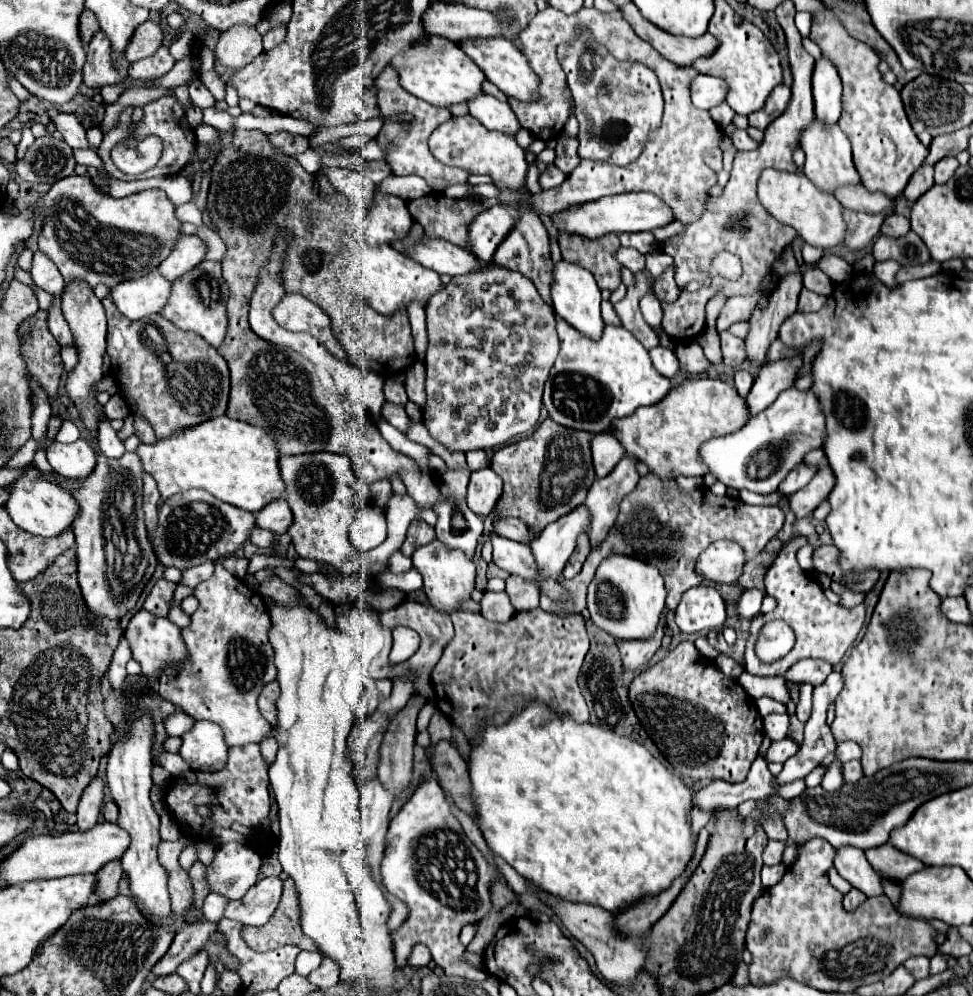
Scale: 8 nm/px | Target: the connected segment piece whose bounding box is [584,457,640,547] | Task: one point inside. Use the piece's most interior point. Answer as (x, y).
(603, 498)

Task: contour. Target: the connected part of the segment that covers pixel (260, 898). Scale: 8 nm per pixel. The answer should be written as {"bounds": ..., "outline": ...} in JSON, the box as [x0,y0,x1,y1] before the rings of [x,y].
{"bounds":[224,877,282,927],"outline":[[[264,877],[242,899],[232,900],[226,907],[224,917],[243,925],[259,927],[266,924],[282,895],[280,877]]]}

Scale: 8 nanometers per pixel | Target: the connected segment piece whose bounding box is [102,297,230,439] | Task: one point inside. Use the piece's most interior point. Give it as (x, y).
(177, 379)

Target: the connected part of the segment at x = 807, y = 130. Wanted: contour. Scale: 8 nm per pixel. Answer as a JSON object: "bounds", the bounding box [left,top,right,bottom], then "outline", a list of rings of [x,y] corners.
{"bounds":[800,117,860,193],"outline":[[[814,117],[812,123],[802,129],[802,133],[800,133],[800,145],[802,145],[804,153],[806,153],[804,173],[822,191],[832,193],[834,187],[838,187],[842,183],[858,183],[860,181],[860,177],[858,177],[858,173],[854,169],[854,163],[852,163],[850,141],[848,141],[848,137],[844,135],[844,131],[836,123],[828,125],[828,123],[822,123],[822,121],[818,121]]]}

